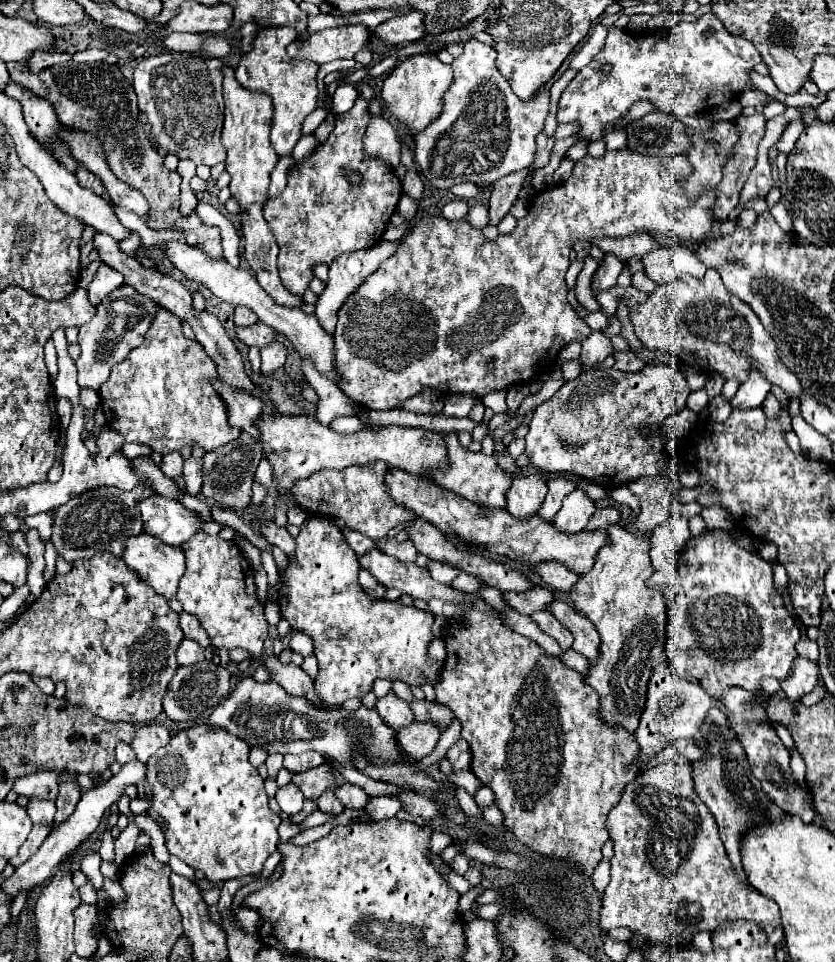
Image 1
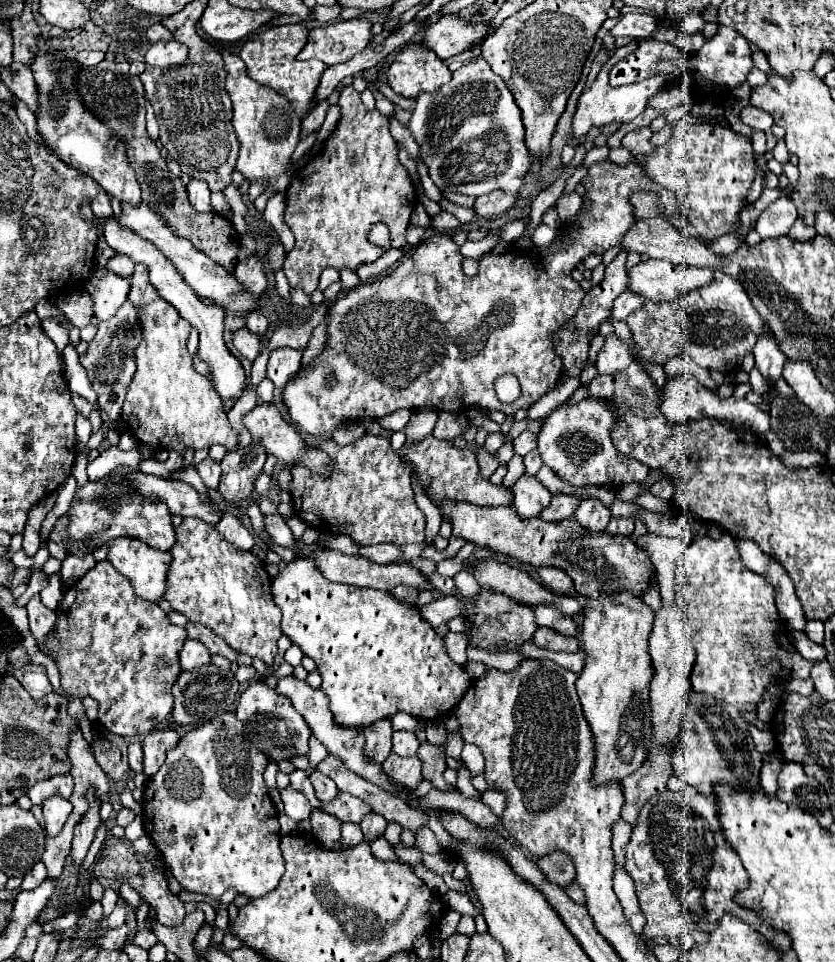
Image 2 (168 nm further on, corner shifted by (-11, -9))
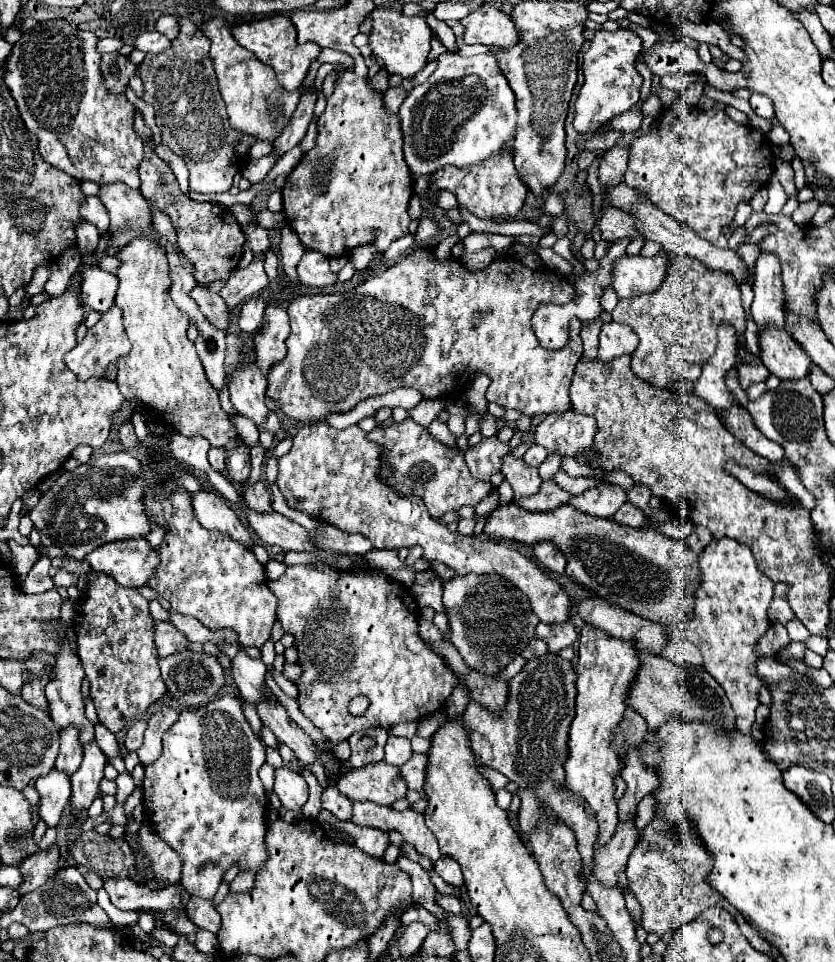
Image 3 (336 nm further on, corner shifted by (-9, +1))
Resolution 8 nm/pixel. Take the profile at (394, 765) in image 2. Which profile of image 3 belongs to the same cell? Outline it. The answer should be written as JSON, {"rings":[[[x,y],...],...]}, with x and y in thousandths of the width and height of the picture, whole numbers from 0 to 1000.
{"rings":[[[459,792],[418,800],[404,811],[401,817],[420,834],[442,832],[456,838],[468,838],[473,832],[485,830],[487,823],[487,817],[478,811],[478,798],[468,798]]]}

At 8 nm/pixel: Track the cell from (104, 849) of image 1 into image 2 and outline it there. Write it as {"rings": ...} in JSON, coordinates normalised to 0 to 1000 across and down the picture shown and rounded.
{"rings":[[[147,919],[144,922],[143,927],[145,931],[159,942],[160,948],[163,949],[168,940],[168,931],[165,927],[153,919]]]}

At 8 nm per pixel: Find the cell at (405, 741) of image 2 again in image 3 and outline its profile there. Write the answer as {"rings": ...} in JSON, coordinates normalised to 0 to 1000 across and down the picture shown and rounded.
{"rings":[[[466,765],[463,775],[461,775],[461,792],[468,796],[483,796],[490,788],[492,788],[495,780],[492,780],[492,771],[487,767],[475,767],[475,765]]]}

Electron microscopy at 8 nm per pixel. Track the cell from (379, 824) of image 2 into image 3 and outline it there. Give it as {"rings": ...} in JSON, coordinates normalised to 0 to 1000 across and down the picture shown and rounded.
{"rings":[[[389,841],[384,842],[381,853],[399,854],[402,861],[408,861],[416,867],[420,867],[425,871],[425,879],[447,892],[459,892],[459,888],[466,879],[466,869],[461,865],[454,865],[451,861],[428,861],[428,857],[404,852],[399,846]]]}

